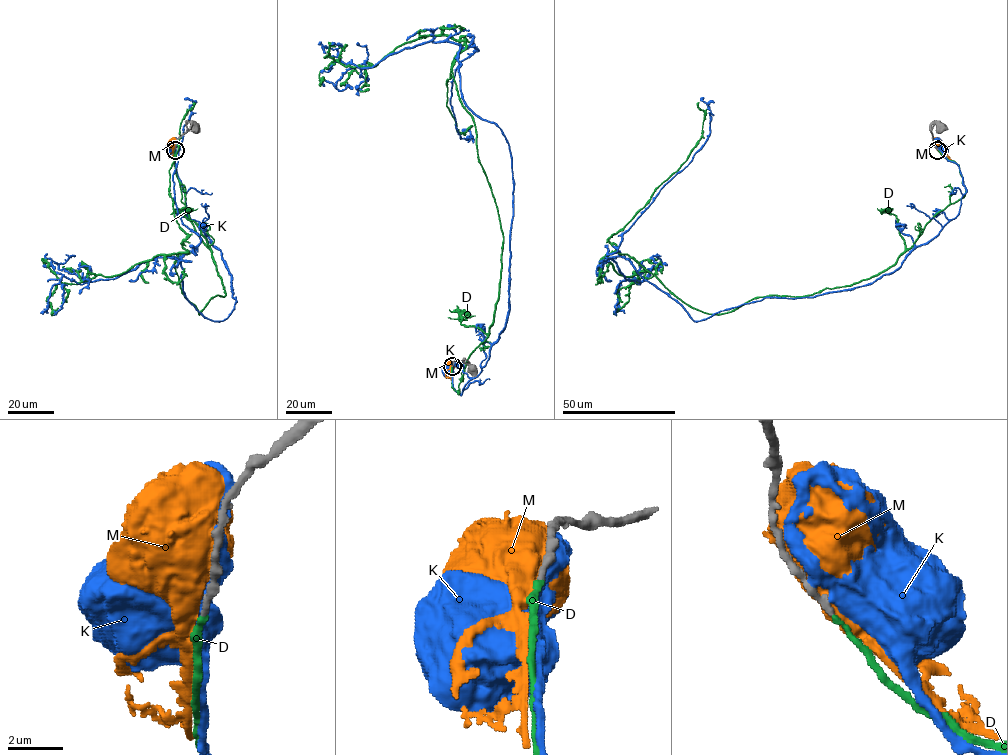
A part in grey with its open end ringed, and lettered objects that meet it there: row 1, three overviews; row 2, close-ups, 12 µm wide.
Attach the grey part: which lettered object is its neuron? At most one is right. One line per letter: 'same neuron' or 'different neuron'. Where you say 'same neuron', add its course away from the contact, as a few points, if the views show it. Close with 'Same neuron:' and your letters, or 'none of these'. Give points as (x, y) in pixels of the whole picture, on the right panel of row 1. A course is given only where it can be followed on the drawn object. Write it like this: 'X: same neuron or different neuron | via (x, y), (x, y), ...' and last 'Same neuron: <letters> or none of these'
D: same neuron | via (938, 150), (958, 165), (965, 195), (893, 265), (708, 314), (608, 240), (686, 160), (702, 134), (698, 102)
K: different neuron
M: different neuron
Same neuron: D

